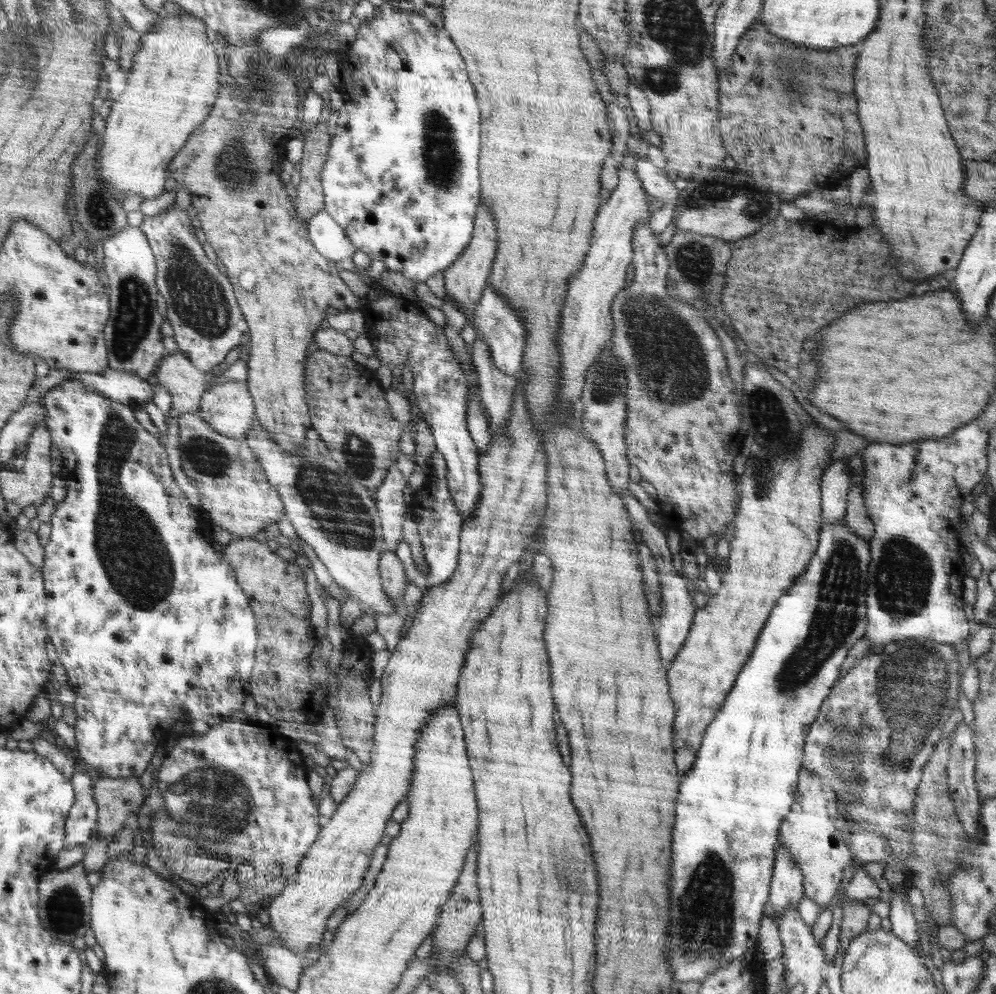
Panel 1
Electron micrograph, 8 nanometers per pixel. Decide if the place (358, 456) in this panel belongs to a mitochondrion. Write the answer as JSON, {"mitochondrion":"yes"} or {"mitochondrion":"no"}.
{"mitochondrion":"yes"}

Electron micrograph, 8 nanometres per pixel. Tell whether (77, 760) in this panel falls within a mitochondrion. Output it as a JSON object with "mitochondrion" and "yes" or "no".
{"mitochondrion":"no"}

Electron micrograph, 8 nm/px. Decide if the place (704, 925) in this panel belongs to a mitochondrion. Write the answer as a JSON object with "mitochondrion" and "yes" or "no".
{"mitochondrion":"yes"}

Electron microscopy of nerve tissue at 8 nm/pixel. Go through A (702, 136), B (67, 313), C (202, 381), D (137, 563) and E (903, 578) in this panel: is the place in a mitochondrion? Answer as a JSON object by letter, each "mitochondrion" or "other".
{"A":"other","B":"other","C":"other","D":"mitochondrion","E":"mitochondrion"}

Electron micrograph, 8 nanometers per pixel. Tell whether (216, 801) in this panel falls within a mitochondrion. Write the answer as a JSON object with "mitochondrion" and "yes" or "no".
{"mitochondrion":"yes"}

